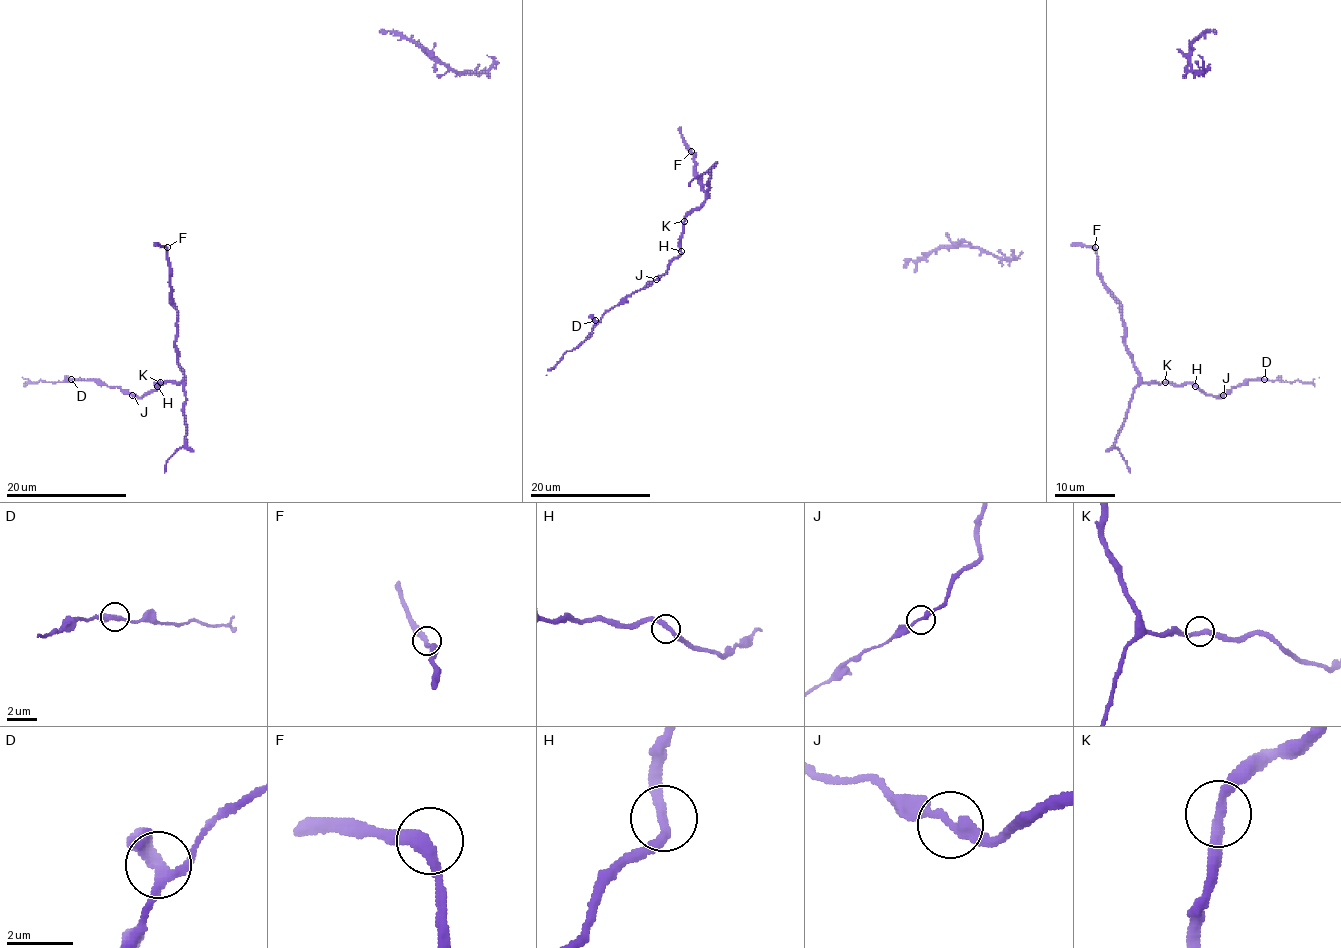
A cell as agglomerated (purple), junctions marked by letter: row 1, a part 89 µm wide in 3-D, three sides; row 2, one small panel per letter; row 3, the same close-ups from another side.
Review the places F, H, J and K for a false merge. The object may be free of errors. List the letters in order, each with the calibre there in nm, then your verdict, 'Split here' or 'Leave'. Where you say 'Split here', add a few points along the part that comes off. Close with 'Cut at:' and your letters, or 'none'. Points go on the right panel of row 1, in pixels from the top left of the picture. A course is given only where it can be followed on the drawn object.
F: Thickness 340 nm. Leave
H: Thickness 300 nm. Leave
J: Thickness 320 nm. Leave
K: Thickness 320 nm. Leave
Cut at: none

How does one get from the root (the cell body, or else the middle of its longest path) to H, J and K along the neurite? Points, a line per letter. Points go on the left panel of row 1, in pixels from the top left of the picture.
H: (167, 247), (170, 300), (177, 311), (175, 348), (184, 379), (178, 383), (157, 383), (157, 386)
J: (167, 247), (170, 300), (177, 311), (175, 348), (184, 379), (178, 383), (157, 383), (145, 395), (133, 395)
K: (167, 247), (170, 300), (177, 311), (175, 348), (184, 379), (178, 383), (160, 382)

